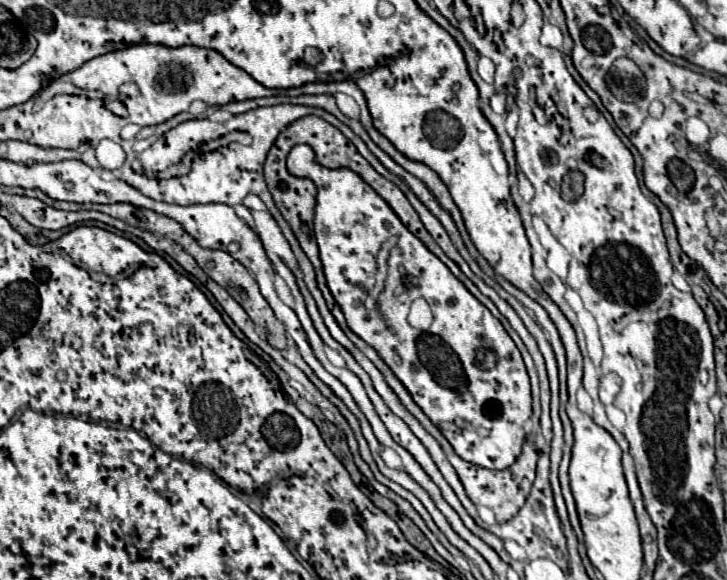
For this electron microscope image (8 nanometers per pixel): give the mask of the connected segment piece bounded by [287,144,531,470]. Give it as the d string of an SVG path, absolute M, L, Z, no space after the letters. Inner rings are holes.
M305 144L289 152L287 166L295 166L299 178L309 178L317 184L315 238L329 290L343 310L349 328L379 352L431 422L443 428L445 438L461 458L483 468L509 468L525 442L523 424L531 416L531 386L521 352L501 322L418 238L405 238L407 228L359 174L349 168L329 170L317 164L313 150ZM391 236L399 236L403 241L410 239L413 247L411 250L407 246L407 254L401 254L407 256L403 278L413 280L415 270L419 272L411 288L403 288L401 294L397 294L397 288L391 288L395 314L381 318L371 314L363 302L377 274L377 252ZM415 298L425 298L433 310L433 324L427 330L417 330L407 322L409 306ZM389 324L395 324L397 334L387 330ZM453 422L455 426L451 428L455 430L447 430L445 426Z

